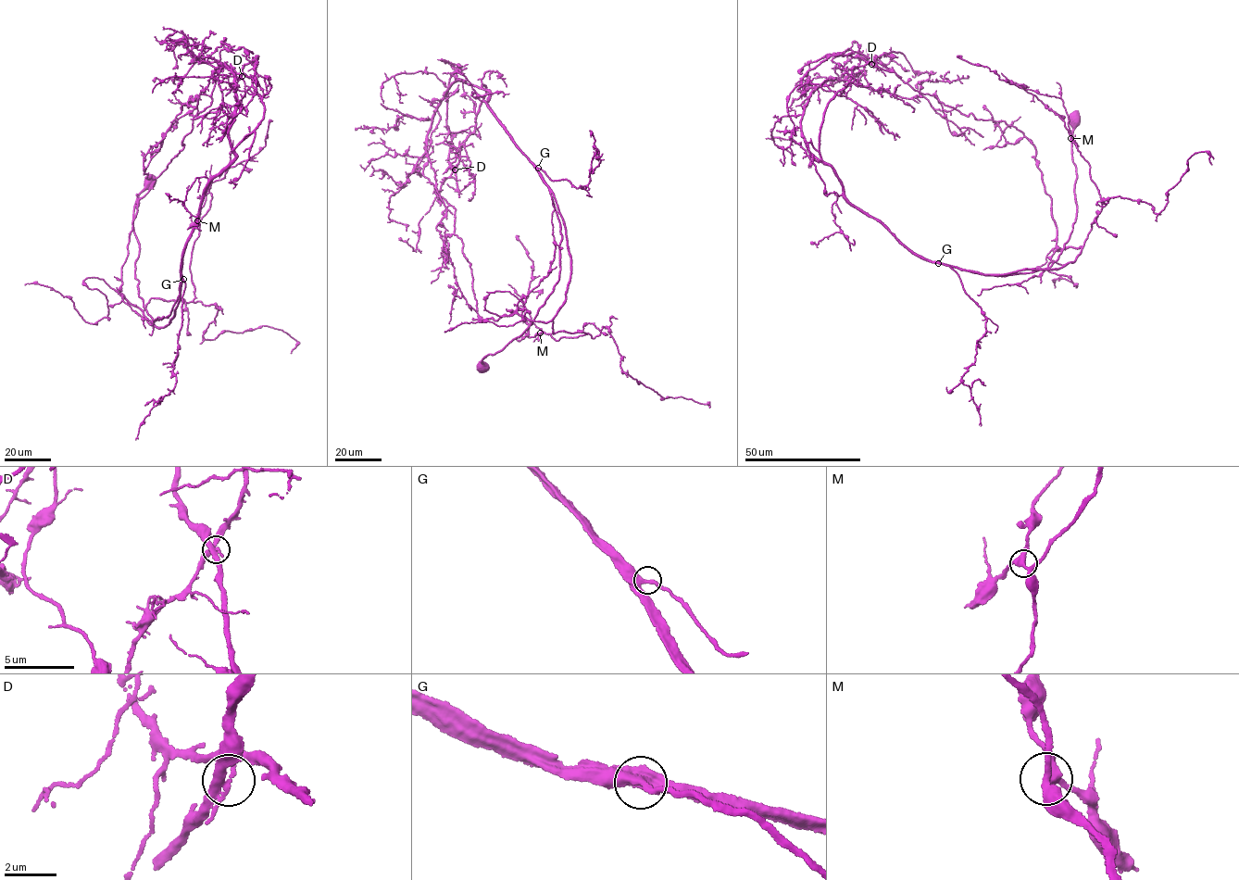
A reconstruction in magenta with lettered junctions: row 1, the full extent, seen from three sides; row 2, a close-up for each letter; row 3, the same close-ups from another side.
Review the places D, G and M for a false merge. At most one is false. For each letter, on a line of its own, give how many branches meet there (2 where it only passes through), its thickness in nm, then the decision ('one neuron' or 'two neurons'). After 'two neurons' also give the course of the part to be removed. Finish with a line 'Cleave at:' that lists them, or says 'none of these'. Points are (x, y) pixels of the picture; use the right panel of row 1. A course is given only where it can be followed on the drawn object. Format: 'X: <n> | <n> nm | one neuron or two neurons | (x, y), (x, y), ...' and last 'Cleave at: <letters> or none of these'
D: 4 | 260 nm | two neurons | (871, 64), (858, 56), (839, 54), (831, 56), (808, 70), (790, 94), (787, 109), (794, 129), (784, 134)
G: 4 | 280 nm | one neuron
M: 4 | 300 nm | one neuron
Cleave at: D

